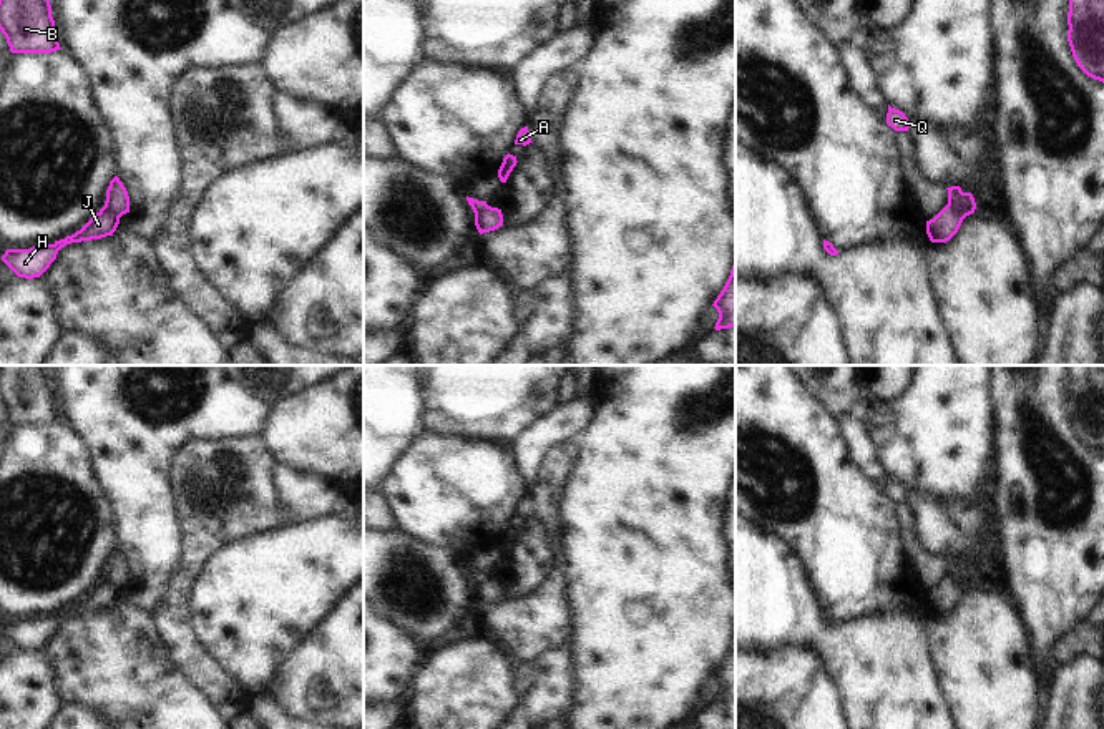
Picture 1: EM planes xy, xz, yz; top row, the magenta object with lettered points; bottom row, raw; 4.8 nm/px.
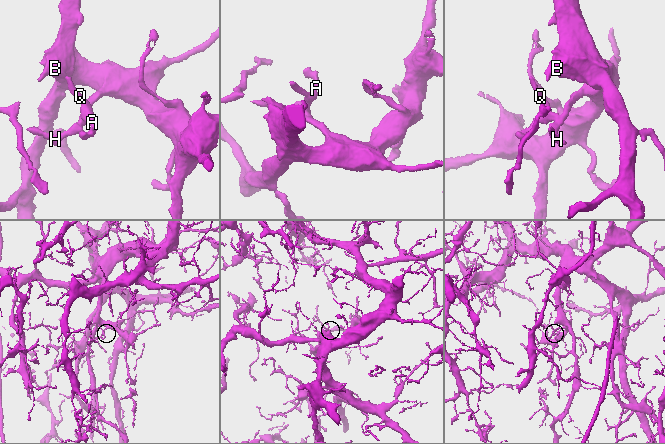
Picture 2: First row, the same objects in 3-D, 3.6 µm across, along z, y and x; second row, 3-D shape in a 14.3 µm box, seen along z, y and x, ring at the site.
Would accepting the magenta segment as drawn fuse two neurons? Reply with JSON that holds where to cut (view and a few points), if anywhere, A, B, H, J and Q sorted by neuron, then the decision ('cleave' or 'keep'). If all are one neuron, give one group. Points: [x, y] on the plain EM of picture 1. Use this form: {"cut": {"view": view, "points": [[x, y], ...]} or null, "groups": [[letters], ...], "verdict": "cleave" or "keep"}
{"cut": {"view": "yz", "points": [[948, 573], [963, 590]]}, "groups": [["A", "B", "Q"], ["H", "J"]], "verdict": "cleave"}

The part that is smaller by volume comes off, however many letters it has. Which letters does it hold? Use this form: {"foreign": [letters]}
{"foreign": ["H", "J"]}

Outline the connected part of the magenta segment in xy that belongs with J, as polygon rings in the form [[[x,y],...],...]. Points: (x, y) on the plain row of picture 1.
[[[101,580],[80,603],[53,616],[33,618],[30,621],[7,621],[2,633],[18,648],[25,651],[40,649],[56,631],[61,619],[71,614],[101,611],[113,608],[120,596],[120,590],[108,580]]]

